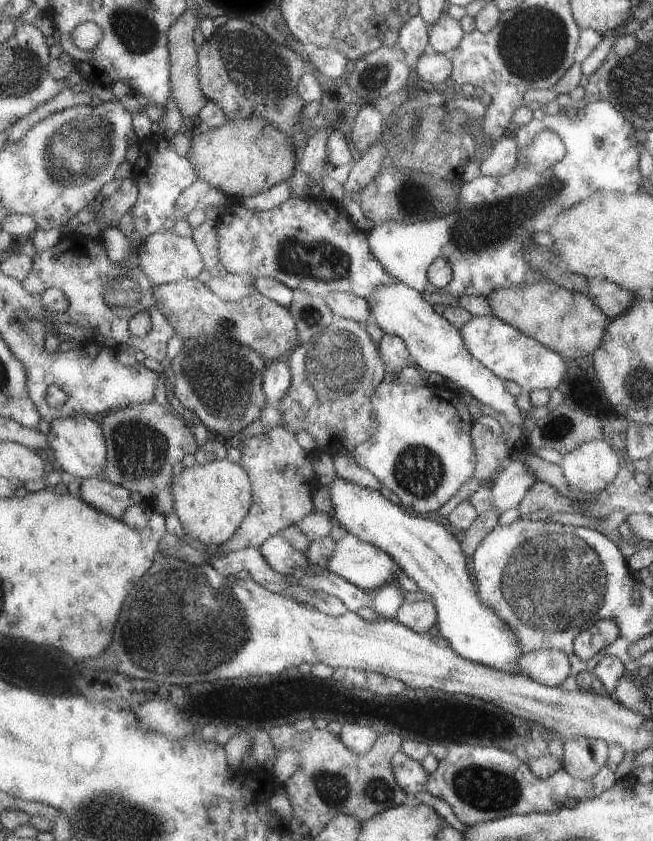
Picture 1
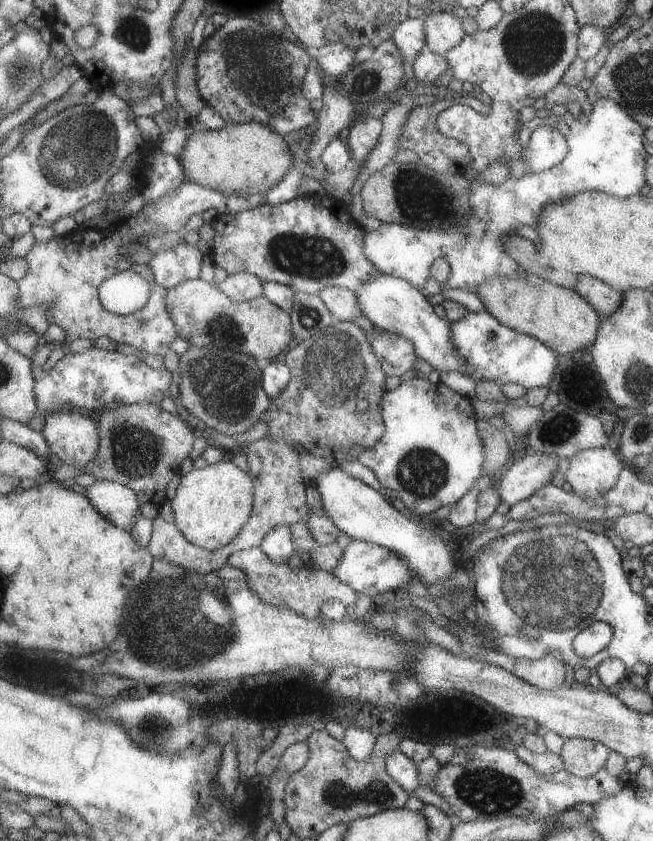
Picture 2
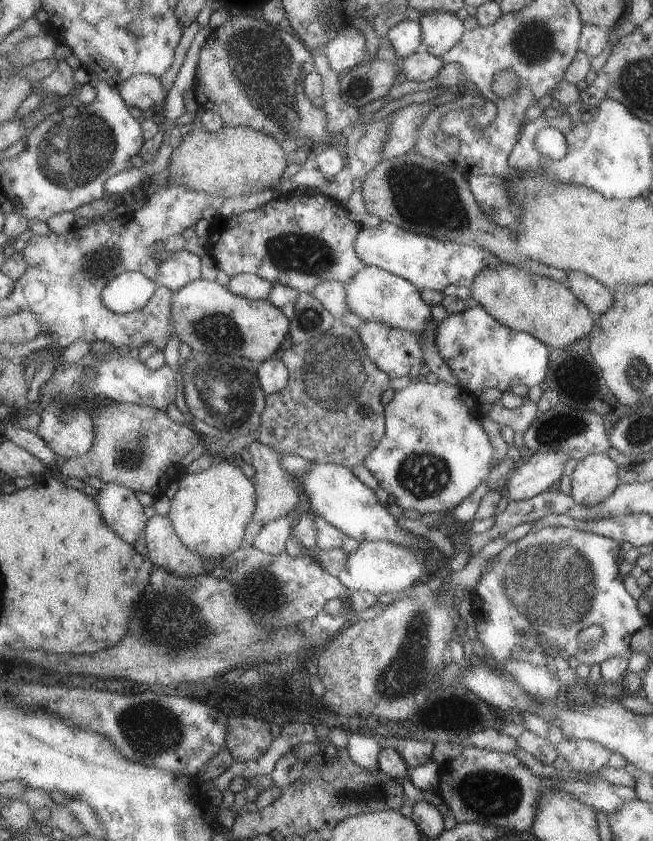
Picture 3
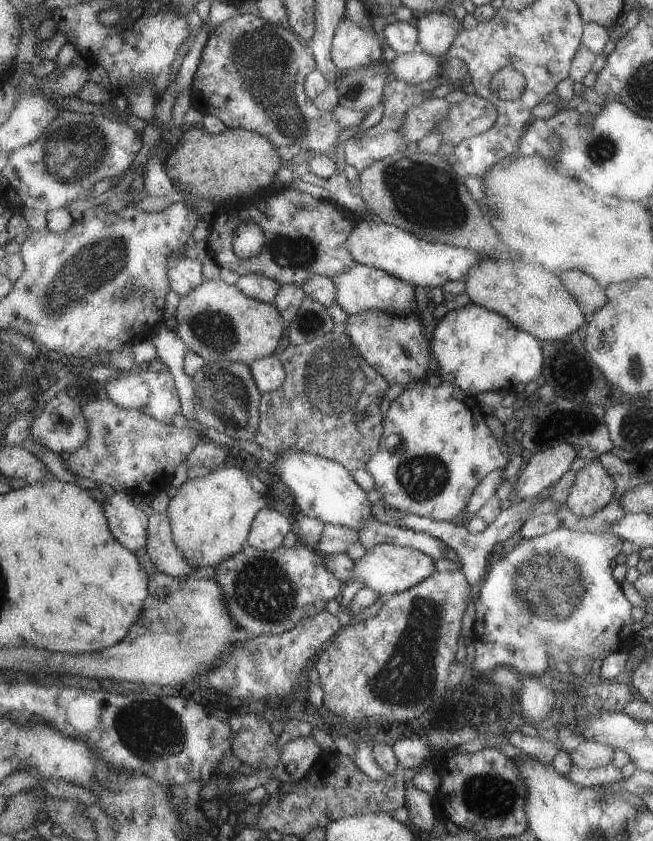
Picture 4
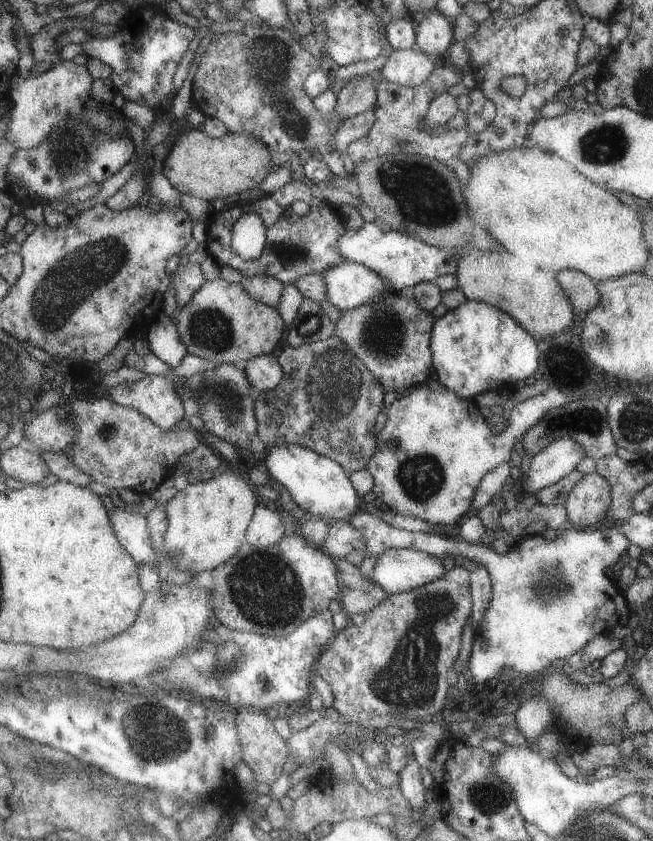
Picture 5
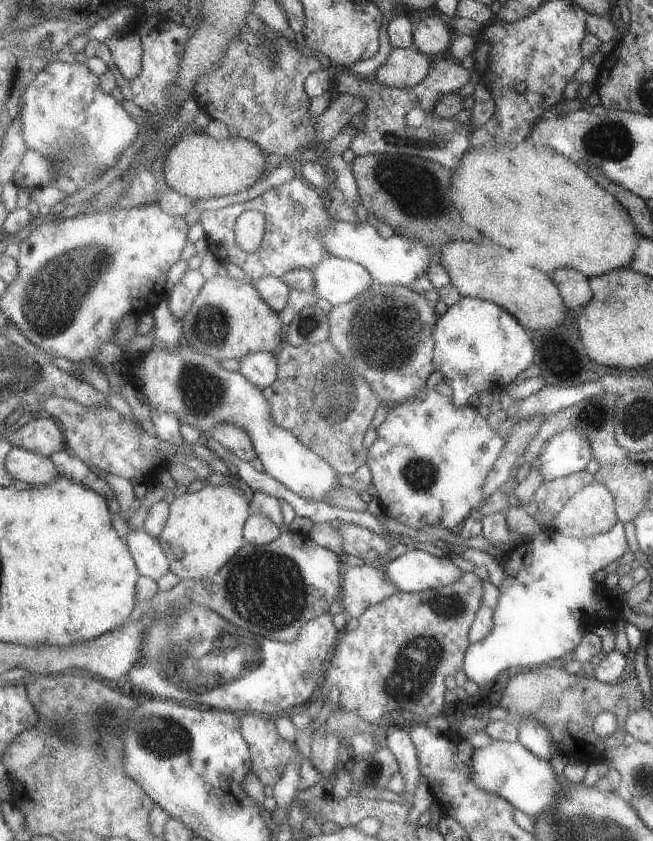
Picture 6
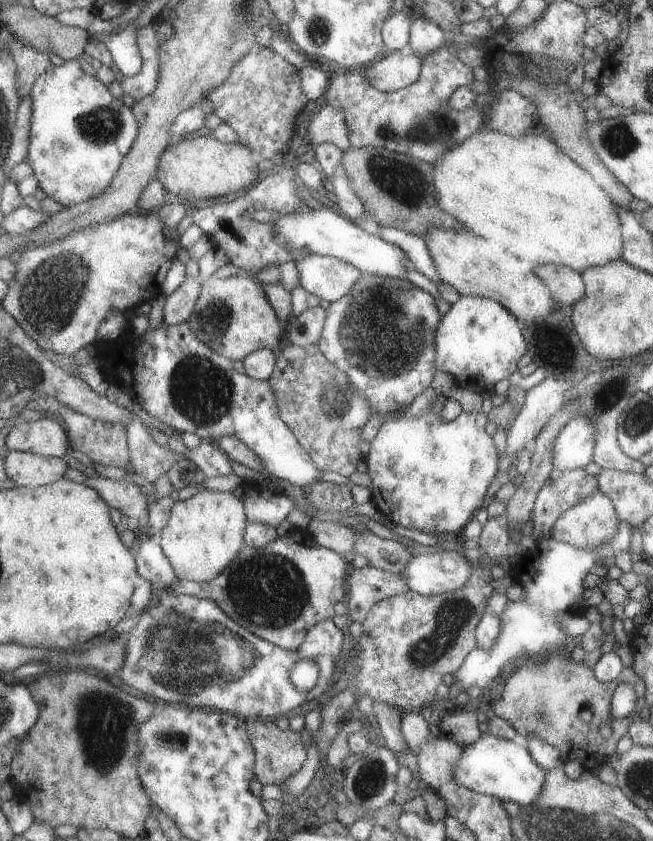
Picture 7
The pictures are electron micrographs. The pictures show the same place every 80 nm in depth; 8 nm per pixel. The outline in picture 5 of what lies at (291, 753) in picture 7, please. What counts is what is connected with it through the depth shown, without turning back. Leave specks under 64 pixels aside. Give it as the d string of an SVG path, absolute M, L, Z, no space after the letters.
M257 710L237 711L236 717L237 734L241 740L242 762L253 773L253 782L256 785L267 785L269 788L283 775L283 768L287 762L289 748L287 742L277 734L273 726L272 714L258 714Z

